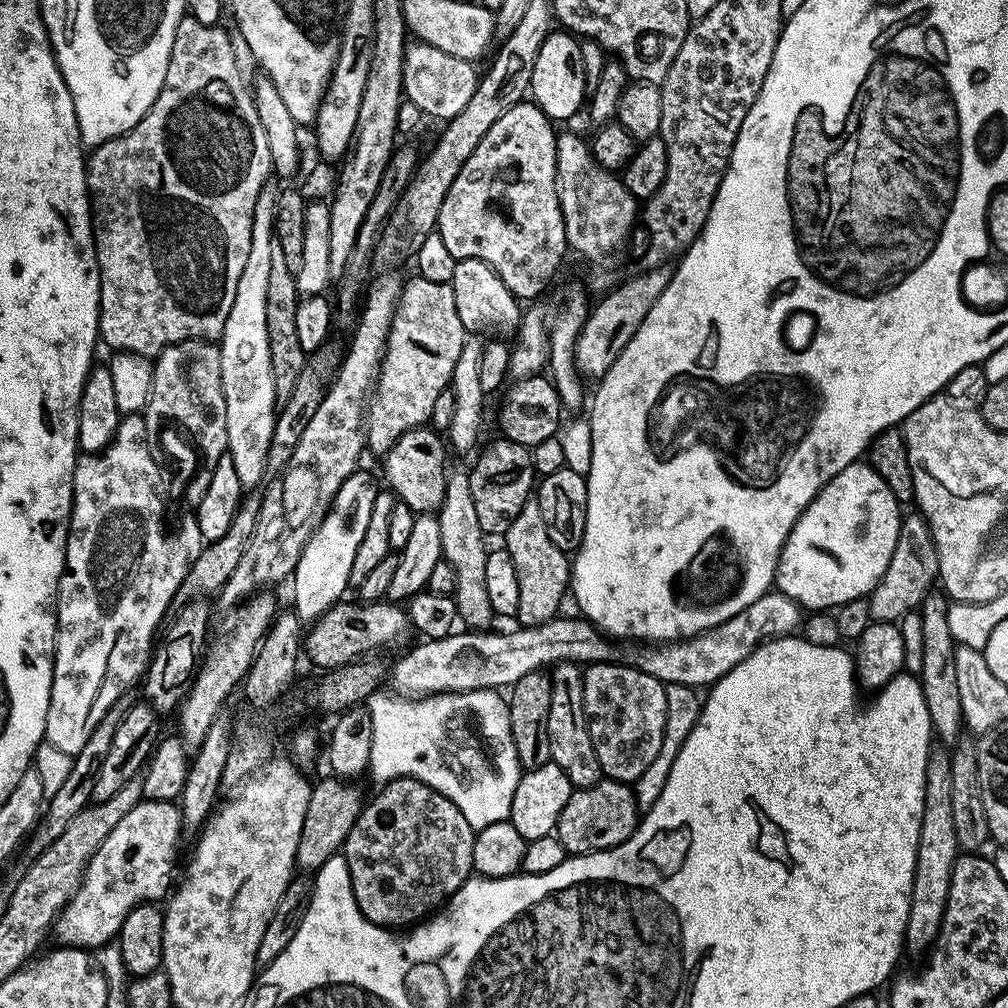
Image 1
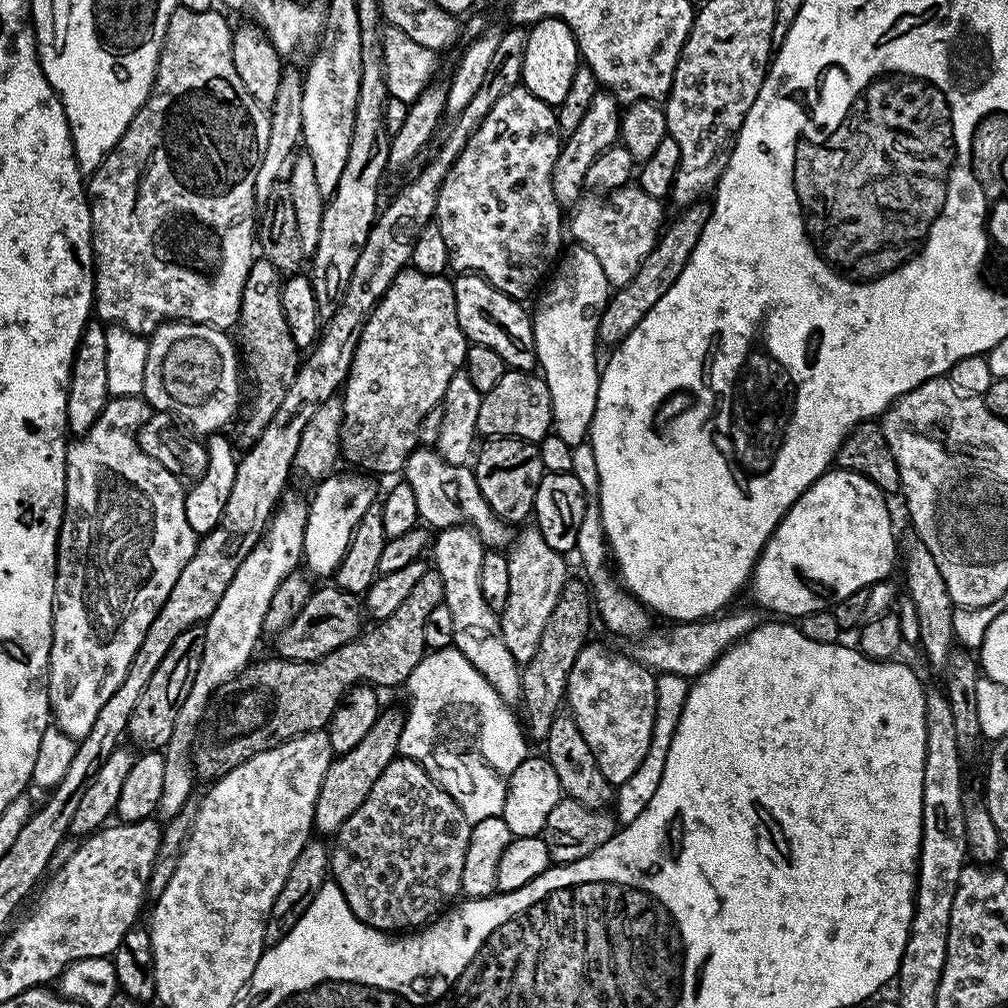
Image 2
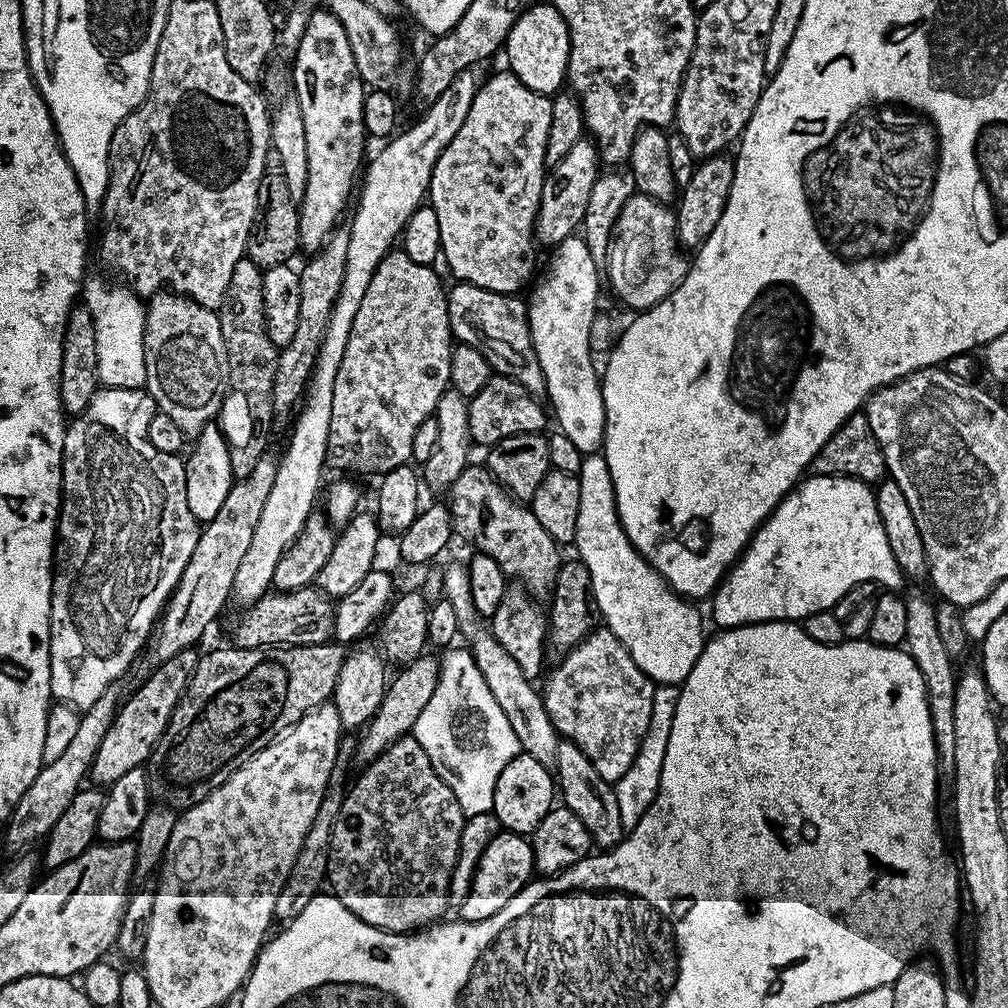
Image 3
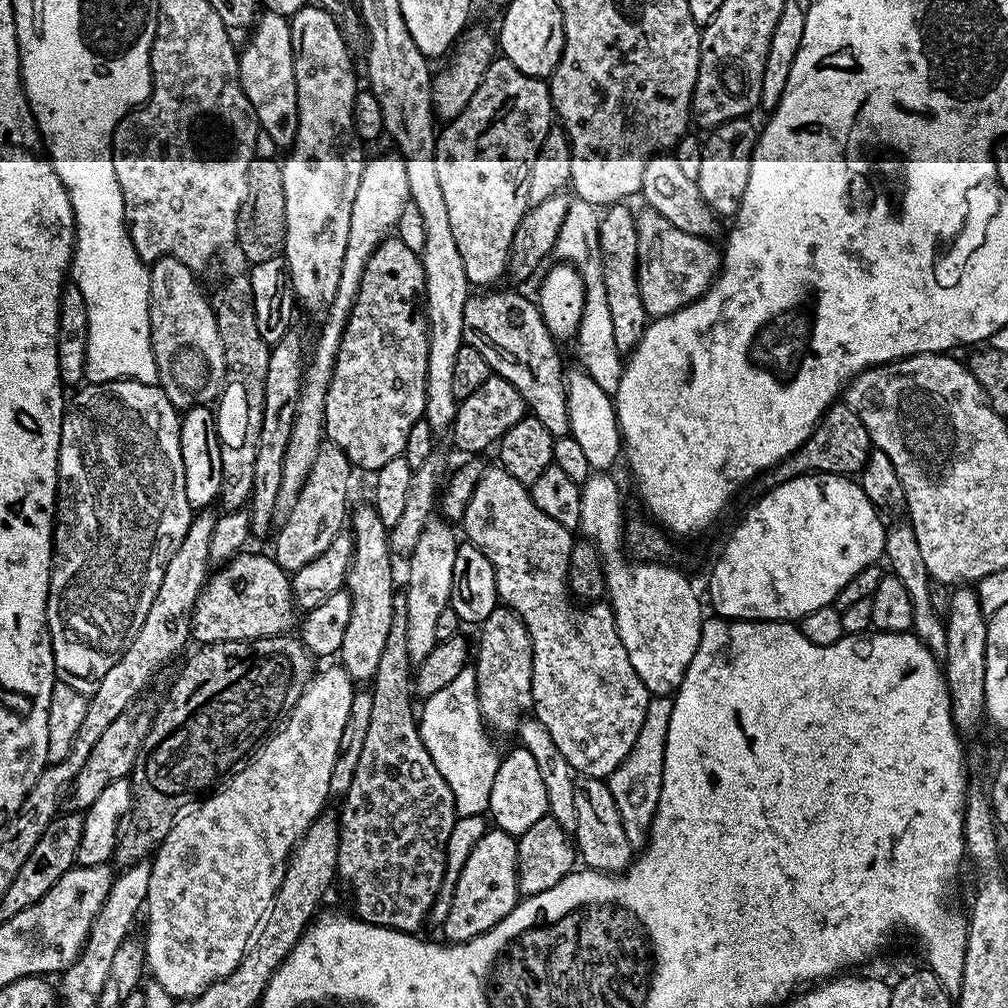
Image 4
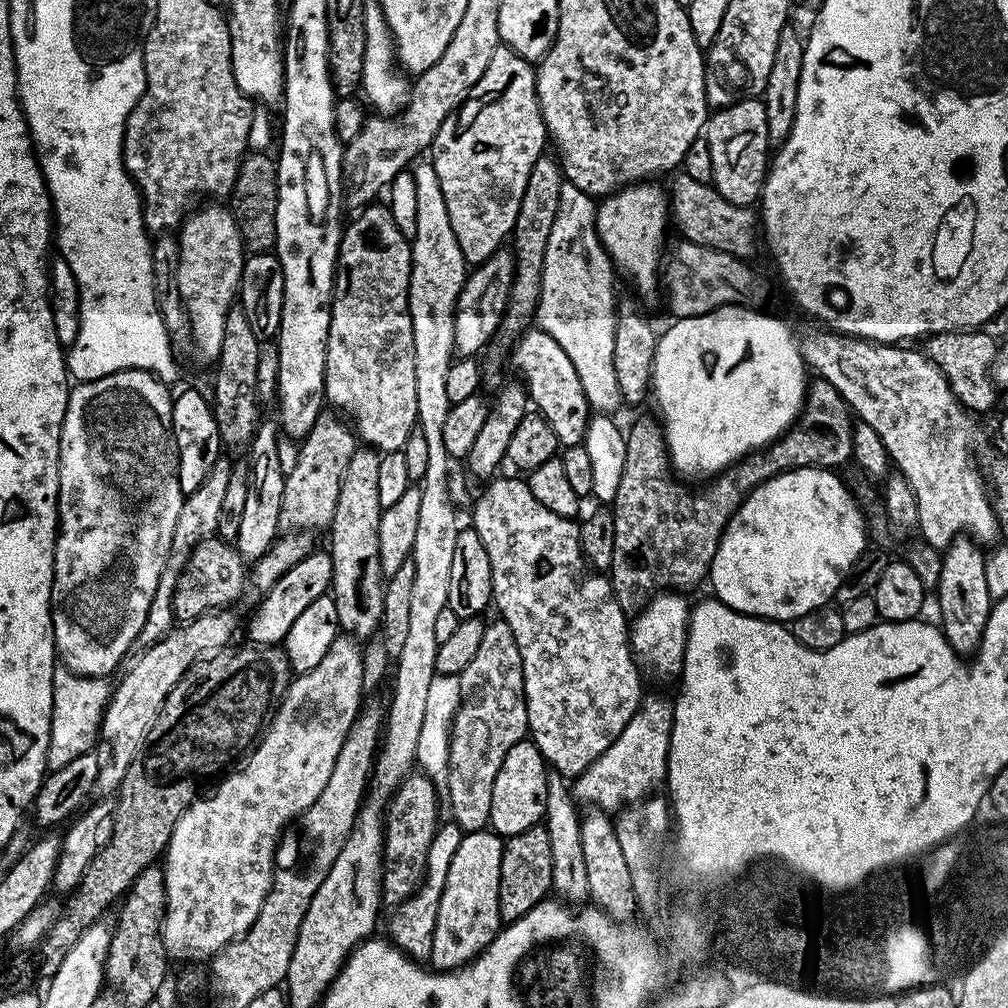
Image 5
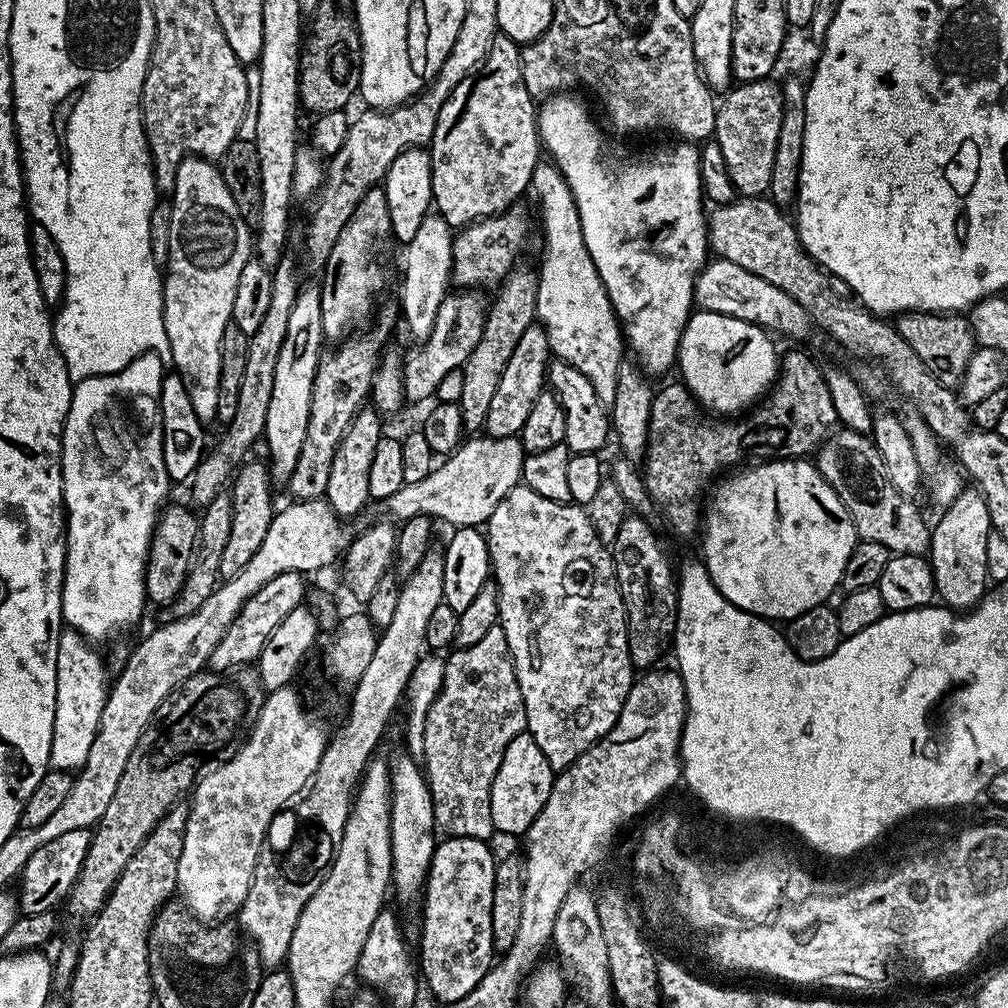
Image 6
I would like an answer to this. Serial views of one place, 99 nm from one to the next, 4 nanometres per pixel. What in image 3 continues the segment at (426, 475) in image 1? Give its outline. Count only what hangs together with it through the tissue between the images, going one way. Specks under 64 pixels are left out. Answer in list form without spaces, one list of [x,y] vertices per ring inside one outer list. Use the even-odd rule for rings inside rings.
[[[470,466],[458,474],[446,492],[446,503],[452,511],[452,526],[457,537],[465,536],[476,543],[477,553],[494,558],[505,577],[526,586],[533,597],[547,597],[562,563],[561,549],[546,534],[542,522],[534,518],[531,507],[515,500],[487,467]]]

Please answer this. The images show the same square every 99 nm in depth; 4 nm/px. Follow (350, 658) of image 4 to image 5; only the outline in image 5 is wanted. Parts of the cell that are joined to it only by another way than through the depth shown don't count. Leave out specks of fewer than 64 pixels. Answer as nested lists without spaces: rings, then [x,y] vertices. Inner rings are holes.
[[[367,446],[357,447],[356,453],[346,465],[346,472],[342,474],[342,486],[338,490],[338,504],[334,506],[334,518],[330,525],[330,533],[332,532],[332,545],[330,545],[332,553],[332,586],[330,594],[338,606],[338,622],[340,623],[341,633],[347,634],[360,642],[367,641],[369,638],[377,635],[383,618],[383,594],[386,577],[384,571],[380,569],[380,559],[378,558],[378,522],[380,521],[380,513],[382,511],[378,502],[378,466],[380,465],[380,457],[381,453],[377,452],[374,448]]]

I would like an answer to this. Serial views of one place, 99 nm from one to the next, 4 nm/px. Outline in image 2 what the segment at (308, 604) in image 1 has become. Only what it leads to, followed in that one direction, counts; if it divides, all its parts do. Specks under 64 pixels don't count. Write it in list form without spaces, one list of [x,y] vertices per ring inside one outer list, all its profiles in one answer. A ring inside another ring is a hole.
[[[356,470],[347,471],[337,471],[333,475],[325,476],[315,485],[316,493],[313,494],[312,500],[310,496],[302,560],[305,565],[308,563],[307,571],[313,577],[331,577],[335,573],[336,567],[346,554],[348,543],[356,533],[358,522],[362,522],[362,514],[366,514],[366,510],[370,510],[370,506],[378,500],[376,484],[372,481],[375,479],[371,475],[361,474]]]

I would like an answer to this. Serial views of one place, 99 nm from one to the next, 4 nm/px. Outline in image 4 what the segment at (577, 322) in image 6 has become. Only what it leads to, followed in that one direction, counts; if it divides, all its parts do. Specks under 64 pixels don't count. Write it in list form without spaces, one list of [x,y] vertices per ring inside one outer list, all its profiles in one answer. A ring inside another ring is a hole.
[[[573,197],[566,212],[566,219],[555,240],[553,255],[563,263],[575,268],[584,286],[583,318],[574,336],[581,369],[592,377],[602,390],[614,396],[621,380],[624,360],[614,341],[614,326],[611,325],[610,310],[607,308],[605,278],[602,276],[602,260],[595,252],[596,237],[600,233],[600,217],[597,207]]]

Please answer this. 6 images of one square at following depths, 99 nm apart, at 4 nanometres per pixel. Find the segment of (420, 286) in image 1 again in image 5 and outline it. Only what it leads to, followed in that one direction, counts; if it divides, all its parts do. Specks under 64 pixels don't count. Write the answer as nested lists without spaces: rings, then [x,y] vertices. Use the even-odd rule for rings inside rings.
[[[373,202],[360,214],[349,228],[347,225],[343,229],[340,238],[326,342],[324,395],[337,413],[347,417],[357,437],[367,447],[381,454],[399,452],[410,430],[418,424],[418,394],[414,387],[414,330],[408,309],[412,246],[409,237],[398,230],[392,211],[383,203]]]

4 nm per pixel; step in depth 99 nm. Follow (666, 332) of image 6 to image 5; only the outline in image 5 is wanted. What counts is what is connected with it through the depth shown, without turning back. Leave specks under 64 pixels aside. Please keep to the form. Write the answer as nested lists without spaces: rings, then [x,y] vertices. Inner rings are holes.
[[[641,182],[629,184],[621,188],[619,192],[613,192],[611,196],[603,197],[596,209],[596,237],[595,239],[605,249],[615,271],[622,277],[629,276],[632,279],[631,291],[641,301],[647,302],[658,296],[658,273],[662,268],[662,252],[660,247],[664,244],[664,231],[670,228],[670,204],[666,199],[666,192],[659,188],[656,182]]]

